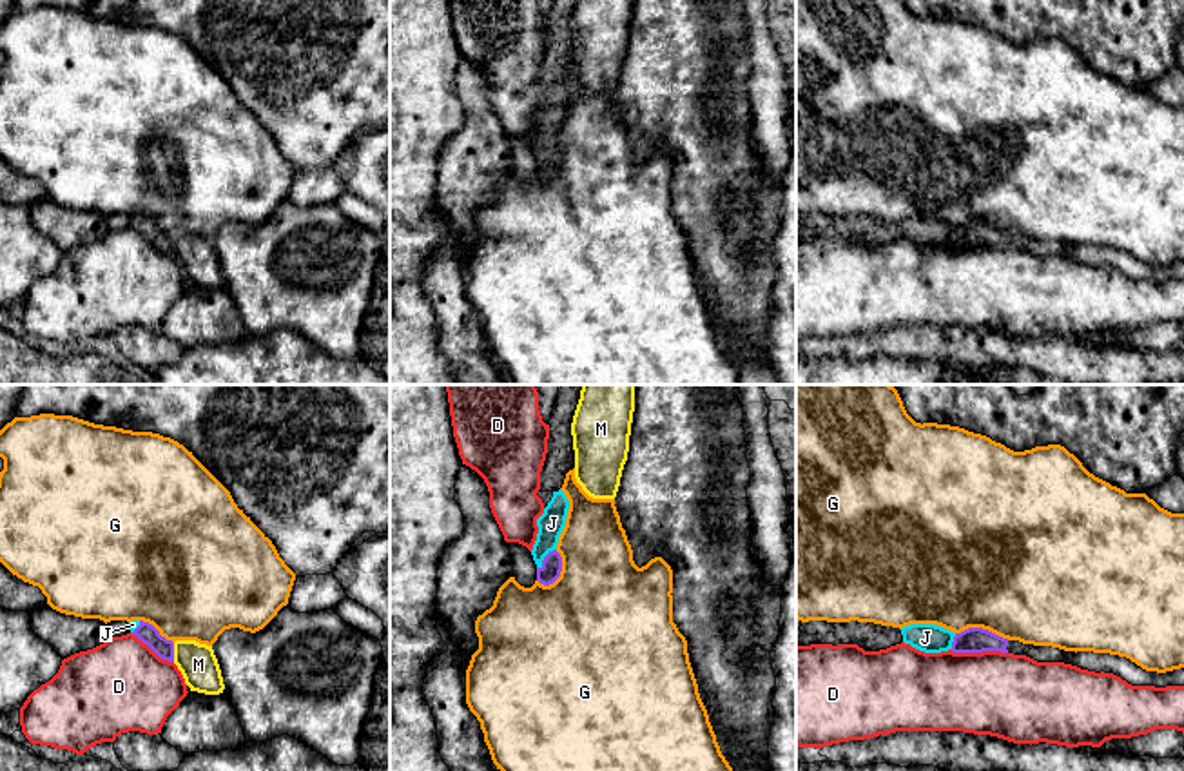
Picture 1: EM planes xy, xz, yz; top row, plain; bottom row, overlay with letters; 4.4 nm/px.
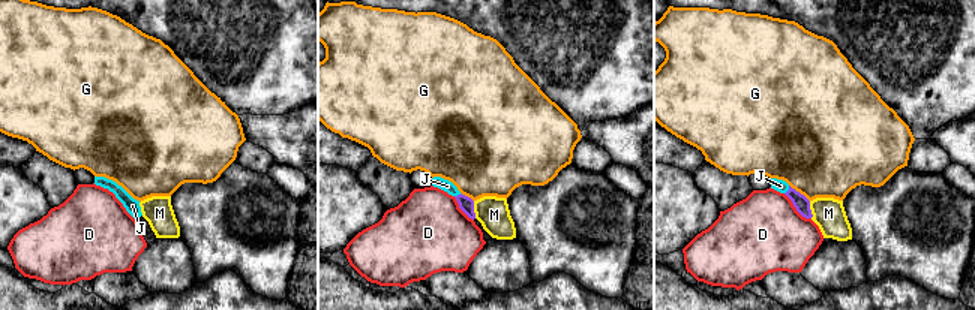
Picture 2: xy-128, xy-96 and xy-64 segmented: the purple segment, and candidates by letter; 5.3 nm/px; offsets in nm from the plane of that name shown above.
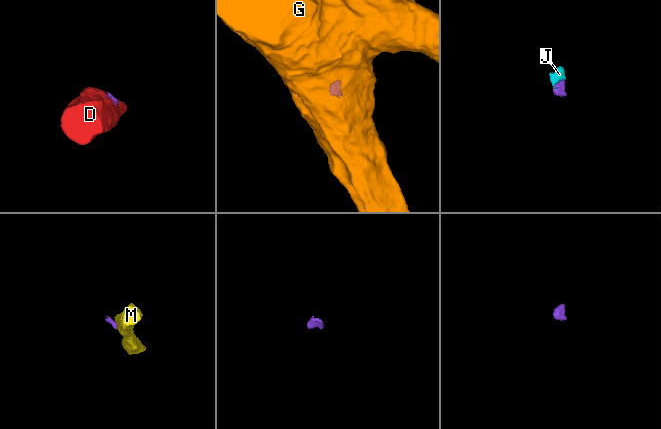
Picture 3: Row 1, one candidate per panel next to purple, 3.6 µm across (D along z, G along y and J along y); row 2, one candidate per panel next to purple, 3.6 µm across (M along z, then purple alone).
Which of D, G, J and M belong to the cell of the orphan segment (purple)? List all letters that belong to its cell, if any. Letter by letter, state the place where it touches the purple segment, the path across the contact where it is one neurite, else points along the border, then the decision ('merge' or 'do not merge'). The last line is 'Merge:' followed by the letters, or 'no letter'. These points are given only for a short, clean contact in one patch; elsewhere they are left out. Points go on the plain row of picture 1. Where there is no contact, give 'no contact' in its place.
D: meets purple in yz at (980, 245); border along yz (951, 243), (1007, 247); do not merge
G: meets purple in yz at (981, 222); border along yz (956, 225), (983, 222), (1009, 233); do not merge
J: meets purple in xz at (544, 151); runs through xz (552, 158), (544, 151), (552, 117); merge
M: meets purple in xy at (173, 245); border along xy (173, 236), (174, 254); do not merge
Merge: J

